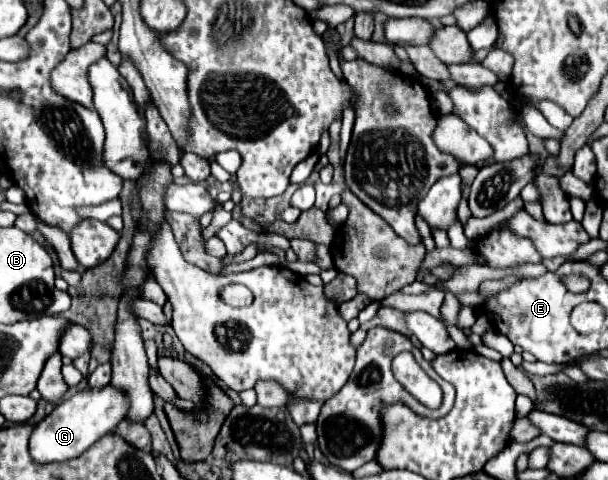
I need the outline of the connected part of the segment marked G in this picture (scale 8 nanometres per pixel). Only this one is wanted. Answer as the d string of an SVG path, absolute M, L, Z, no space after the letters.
M107 384L105 388L93 388L93 392L89 392L89 388L83 388L71 398L63 400L59 406L55 406L55 410L37 424L29 440L29 452L33 460L41 464L77 458L93 442L109 434L125 418L127 410L129 396L125 396L125 392L121 392L119 388L113 388L113 384Z

